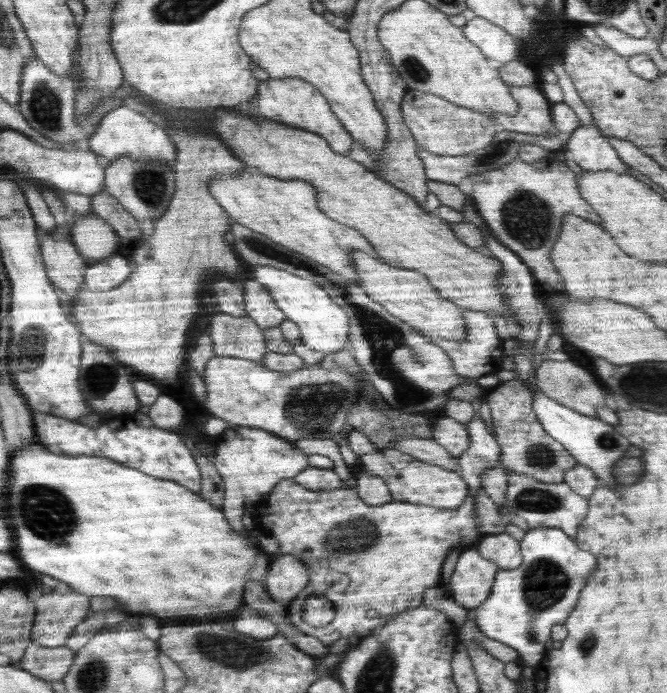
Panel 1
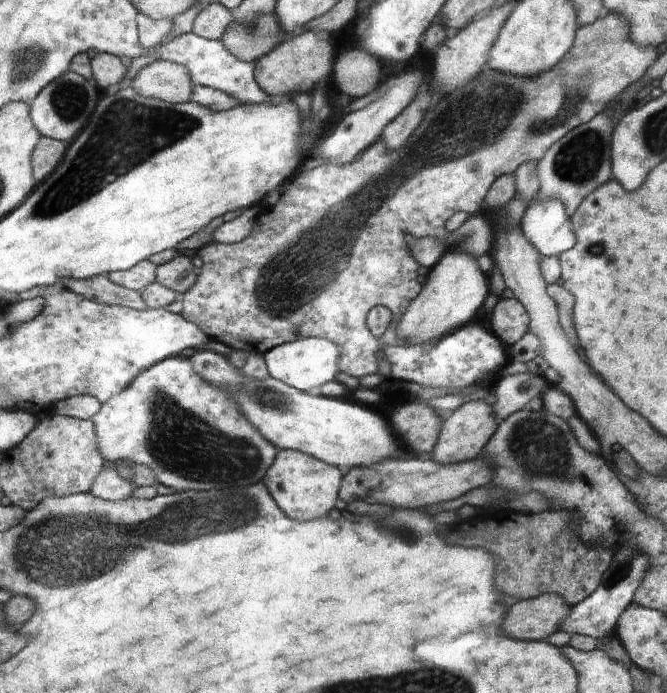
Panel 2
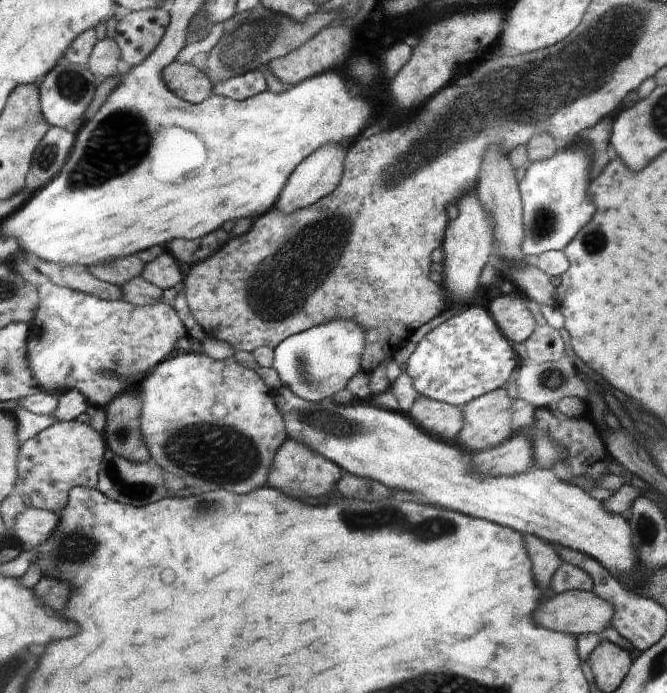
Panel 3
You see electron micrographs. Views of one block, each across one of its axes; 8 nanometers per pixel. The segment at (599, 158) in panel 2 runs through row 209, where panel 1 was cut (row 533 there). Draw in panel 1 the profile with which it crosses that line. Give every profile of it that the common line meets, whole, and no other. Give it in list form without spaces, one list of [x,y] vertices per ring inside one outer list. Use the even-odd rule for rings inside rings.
[[[507,471],[510,481],[506,490],[506,503],[501,504],[499,514],[509,523],[514,517],[524,518],[529,529],[551,527],[562,530],[570,539],[576,539],[580,522],[589,514],[590,506],[586,497],[576,494],[565,482],[550,484],[528,475]]]

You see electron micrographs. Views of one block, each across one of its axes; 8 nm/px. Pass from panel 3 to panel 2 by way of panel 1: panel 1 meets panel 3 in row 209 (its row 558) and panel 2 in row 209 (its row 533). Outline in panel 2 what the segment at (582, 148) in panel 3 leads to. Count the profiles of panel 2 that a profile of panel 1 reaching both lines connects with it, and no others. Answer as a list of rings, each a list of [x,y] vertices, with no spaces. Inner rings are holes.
[[[538,199],[528,204],[520,223],[526,241],[541,255],[560,257],[576,245],[570,216],[557,199]]]

